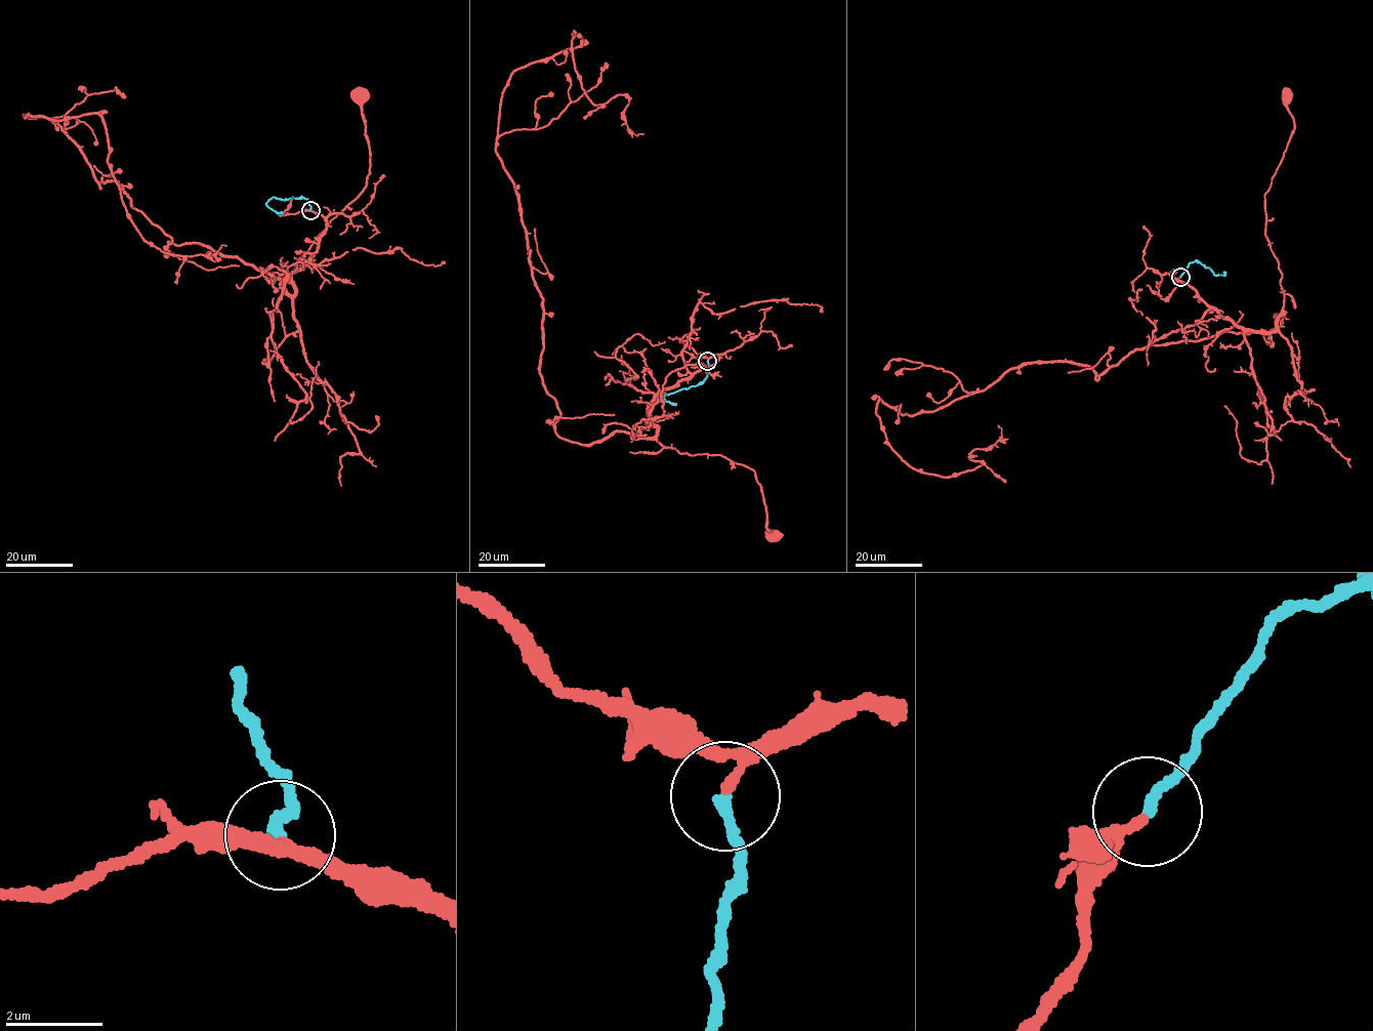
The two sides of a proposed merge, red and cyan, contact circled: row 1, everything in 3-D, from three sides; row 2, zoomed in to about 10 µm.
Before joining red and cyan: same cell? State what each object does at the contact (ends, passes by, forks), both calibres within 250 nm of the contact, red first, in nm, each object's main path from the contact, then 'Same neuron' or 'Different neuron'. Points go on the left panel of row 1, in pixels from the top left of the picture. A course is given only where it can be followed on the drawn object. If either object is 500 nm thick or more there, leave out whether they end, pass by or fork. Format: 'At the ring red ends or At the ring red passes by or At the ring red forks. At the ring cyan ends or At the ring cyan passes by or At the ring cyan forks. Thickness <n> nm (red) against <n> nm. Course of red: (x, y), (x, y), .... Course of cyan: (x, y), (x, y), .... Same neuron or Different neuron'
At the ring red passes by. At the ring cyan ends. Thickness 140 nm (red) against 240 nm. Course of red: (309, 210), (327, 225), (315, 252), (282, 285), (291, 295), (297, 261), (365, 187), (371, 155), (362, 93). Course of cyan: (309, 210), (307, 200), (302, 198), (268, 199), (267, 206), (284, 213). Same neuron

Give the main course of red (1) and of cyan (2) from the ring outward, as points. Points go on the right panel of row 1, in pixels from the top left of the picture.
1: (1180, 277), (1218, 314), (1255, 331), (1275, 330), (1282, 277), (1264, 205), (1293, 129), (1285, 93)
2: (1180, 277), (1189, 263), (1196, 261), (1215, 275), (1224, 273)

